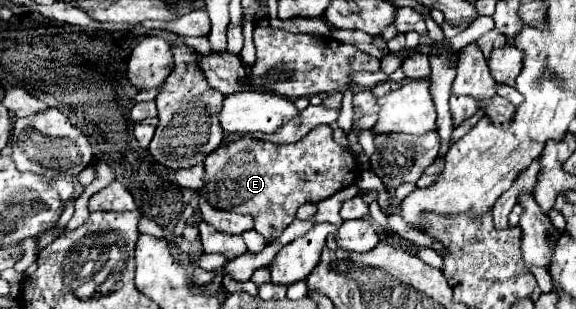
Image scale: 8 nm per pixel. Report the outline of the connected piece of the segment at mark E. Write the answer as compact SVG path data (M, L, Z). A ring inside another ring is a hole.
M322 125L314 127L304 139L292 145L274 145L270 141L260 141L252 135L234 133L226 135L220 143L218 151L212 151L204 159L204 191L210 203L214 203L216 209L222 211L234 211L234 213L246 213L254 217L254 229L266 239L276 239L296 217L296 209L304 203L320 203L322 199L328 199L330 195L338 193L340 189L352 185L360 173L360 165L356 163L354 155L340 147L332 139L332 127Z

